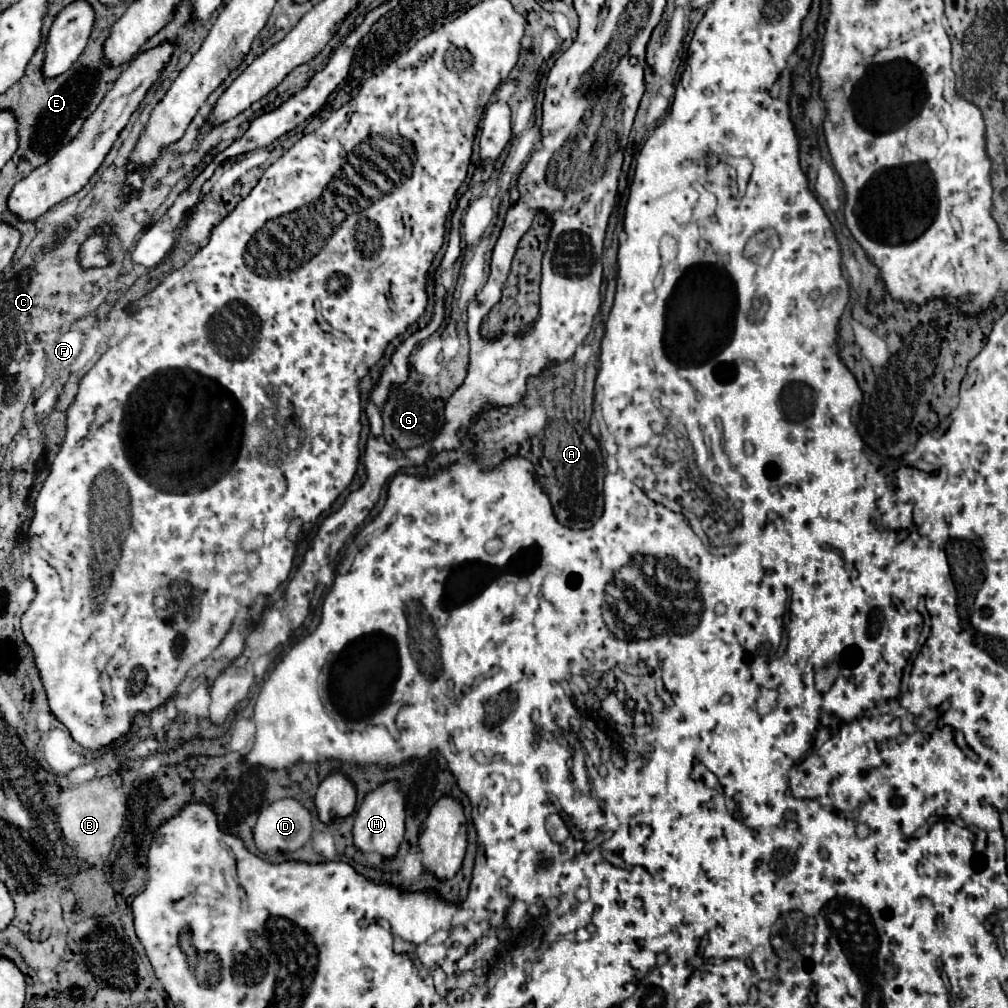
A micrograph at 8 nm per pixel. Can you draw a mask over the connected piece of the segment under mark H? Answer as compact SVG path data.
M386 783L374 791L370 791L360 805L352 829L354 847L362 853L378 853L380 857L396 857L398 847L404 839L404 797L398 783Z

